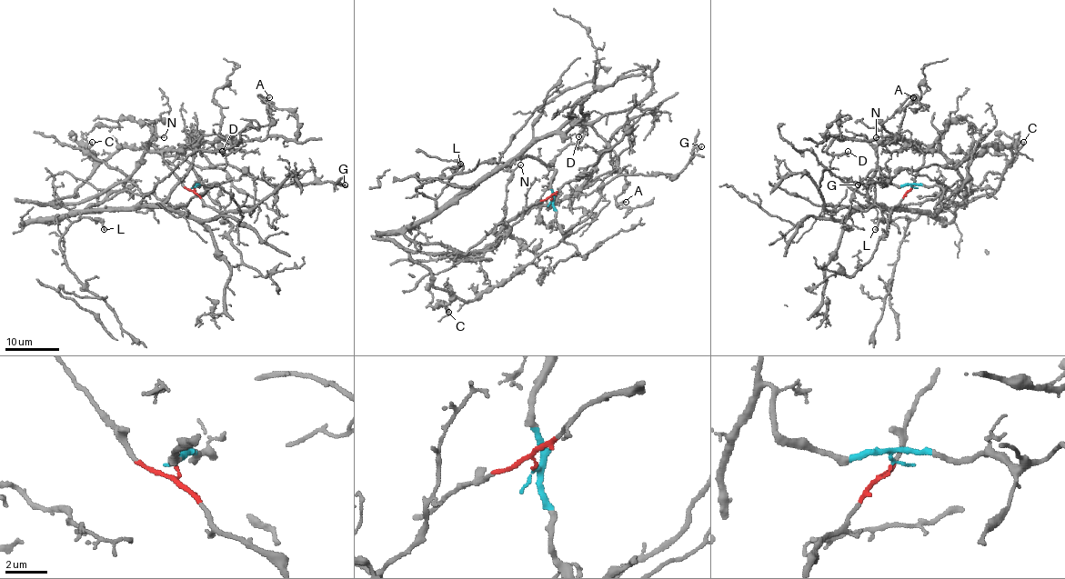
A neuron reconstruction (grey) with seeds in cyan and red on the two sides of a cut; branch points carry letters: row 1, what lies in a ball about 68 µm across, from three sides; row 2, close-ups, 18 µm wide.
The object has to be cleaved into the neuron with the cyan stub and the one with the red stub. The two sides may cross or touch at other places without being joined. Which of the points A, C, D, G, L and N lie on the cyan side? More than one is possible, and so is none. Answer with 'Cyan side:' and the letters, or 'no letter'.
Cyan side: D, L

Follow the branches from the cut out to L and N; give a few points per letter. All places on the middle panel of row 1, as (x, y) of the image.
L: (551, 200), (552, 169), (537, 158), (523, 155), (497, 165), (437, 208), (437, 199), (460, 164)
N: (551, 199), (546, 197), (505, 221), (507, 179), (520, 164)

